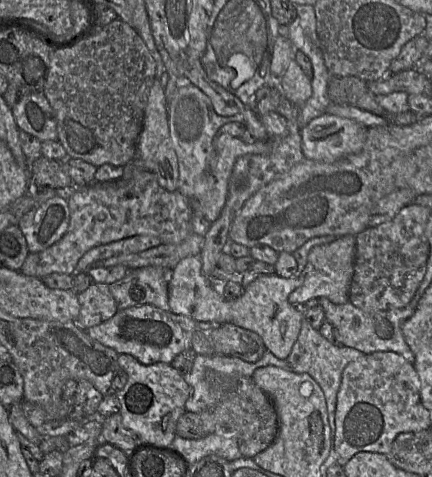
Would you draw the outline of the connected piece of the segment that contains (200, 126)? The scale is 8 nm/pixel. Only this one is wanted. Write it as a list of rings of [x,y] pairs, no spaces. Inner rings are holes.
[[[178,77],[177,78],[177,89],[172,95],[171,99],[168,101],[168,124],[169,124],[169,129],[170,129],[170,138],[172,141],[173,148],[177,154],[178,158],[178,166],[179,166],[179,180],[178,180],[178,187],[177,191],[179,191],[182,195],[187,197],[189,201],[191,202],[192,200],[196,200],[200,203],[201,205],[201,212],[203,214],[204,220],[206,220],[209,223],[214,222],[215,220],[218,219],[224,205],[227,199],[227,194],[228,194],[228,183],[229,183],[229,178],[231,176],[234,164],[236,160],[246,154],[259,154],[259,155],[265,155],[269,154],[270,152],[270,143],[269,141],[256,141],[254,144],[246,144],[244,143],[240,138],[233,137],[229,135],[228,133],[218,133],[219,130],[223,127],[221,125],[220,121],[222,121],[225,118],[220,118],[215,114],[215,110],[212,104],[212,101],[210,98],[198,87],[195,85],[191,84],[189,81],[185,81],[185,77]]]

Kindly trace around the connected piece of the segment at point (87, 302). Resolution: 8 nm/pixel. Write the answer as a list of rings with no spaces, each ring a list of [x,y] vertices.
[[[95,283],[78,294],[80,313],[76,323],[83,329],[97,326],[111,319],[119,310],[109,285]]]

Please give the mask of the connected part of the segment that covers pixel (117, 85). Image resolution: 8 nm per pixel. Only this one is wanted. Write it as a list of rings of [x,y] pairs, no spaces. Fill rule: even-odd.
[[[120,18],[90,32],[72,46],[52,49],[43,93],[57,122],[57,141],[64,147],[67,156],[95,167],[103,164],[124,167],[132,162],[155,74],[156,63],[145,42],[130,24]]]

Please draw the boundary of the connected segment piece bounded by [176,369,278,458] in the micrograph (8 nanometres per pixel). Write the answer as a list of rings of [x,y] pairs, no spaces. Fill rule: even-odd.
[[[207,369],[204,378],[209,388],[222,391],[222,397],[210,408],[199,412],[185,412],[177,421],[176,435],[185,439],[200,439],[215,433],[237,441],[243,457],[253,458],[258,453],[268,448],[278,434],[278,417],[270,398],[253,381],[252,377],[227,376],[223,373]]]

